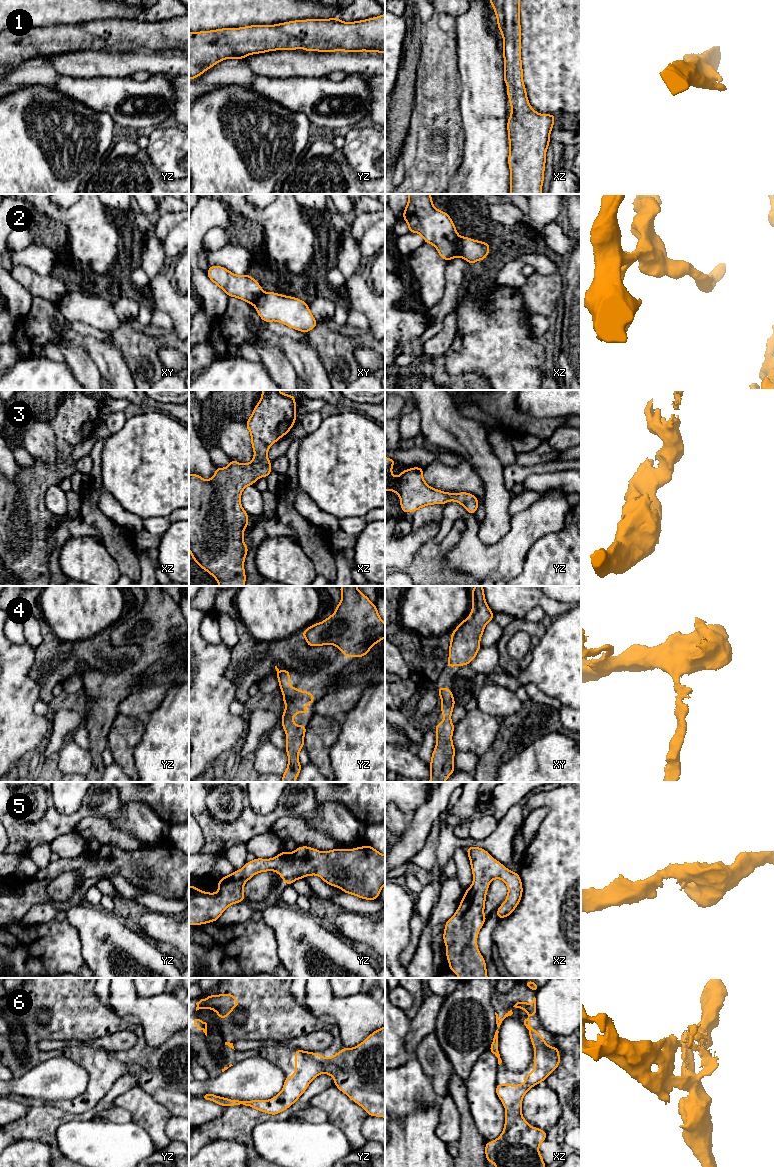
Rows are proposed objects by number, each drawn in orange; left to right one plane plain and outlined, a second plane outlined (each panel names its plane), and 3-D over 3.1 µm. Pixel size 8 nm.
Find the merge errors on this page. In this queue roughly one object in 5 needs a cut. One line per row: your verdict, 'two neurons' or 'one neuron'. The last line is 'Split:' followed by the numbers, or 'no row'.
1: one neuron
2: two neurons
3: one neuron
4: one neuron
5: one neuron
6: one neuron
Split: 2

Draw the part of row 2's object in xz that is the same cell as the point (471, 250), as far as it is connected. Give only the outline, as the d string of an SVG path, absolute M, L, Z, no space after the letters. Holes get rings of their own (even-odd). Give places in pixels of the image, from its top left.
M459 236L457 239L457 248L460 258L466 260L472 266L478 260L486 259L490 252L490 244L487 242L482 242L474 240L469 237Z

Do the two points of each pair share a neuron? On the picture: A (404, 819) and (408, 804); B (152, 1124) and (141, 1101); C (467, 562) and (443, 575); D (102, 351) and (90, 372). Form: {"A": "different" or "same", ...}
{"A": "different", "B": "same", "C": "different", "D": "different"}

